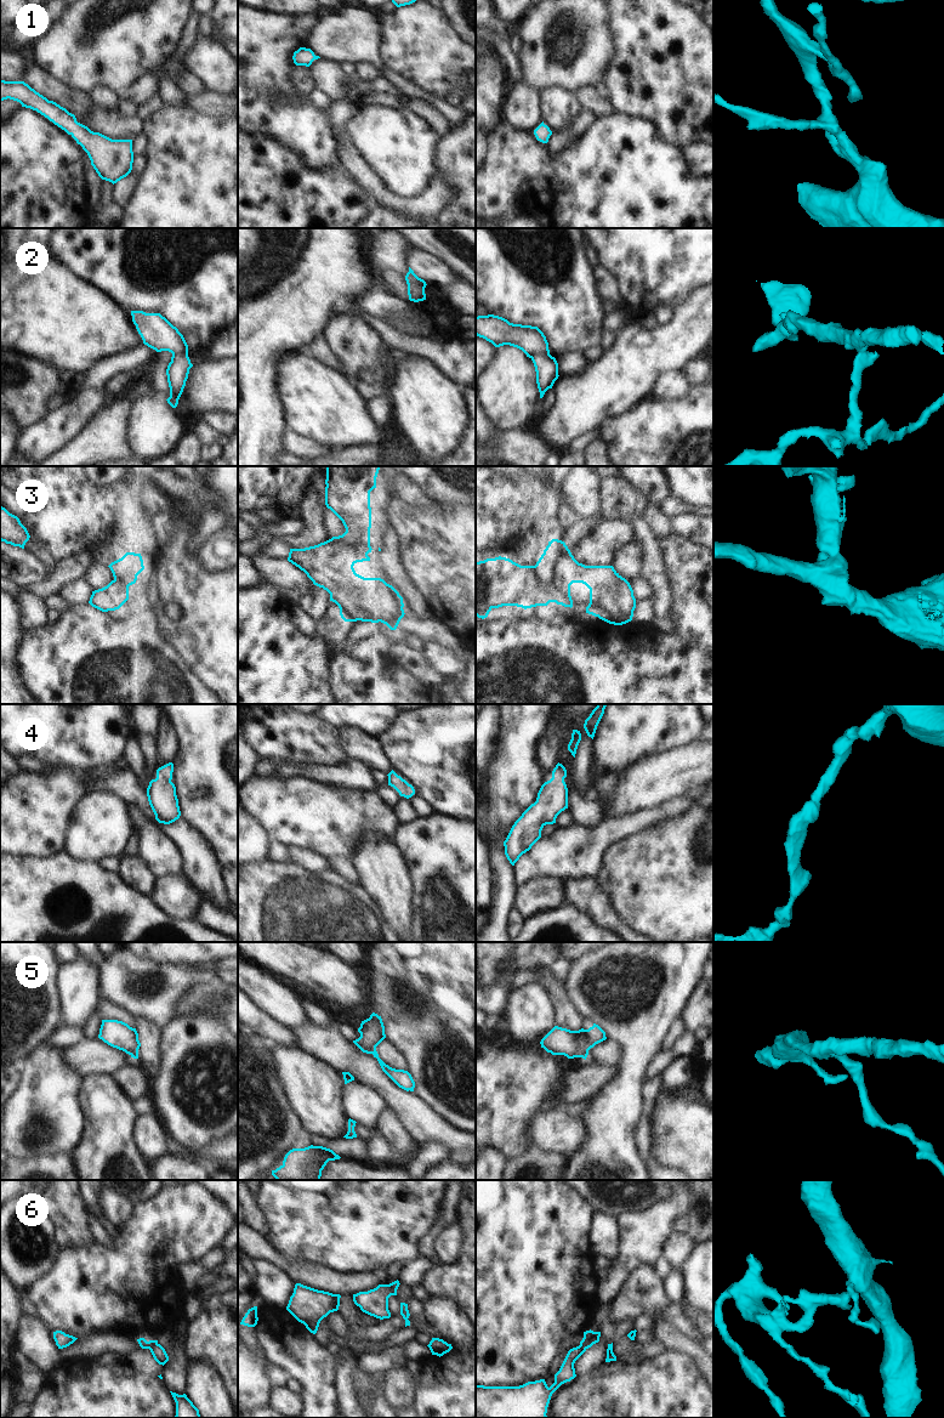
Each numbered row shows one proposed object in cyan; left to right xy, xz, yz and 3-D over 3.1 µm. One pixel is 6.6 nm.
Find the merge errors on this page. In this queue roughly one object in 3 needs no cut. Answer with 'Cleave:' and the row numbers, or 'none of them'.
Cleave: 2, 3, 5, 6

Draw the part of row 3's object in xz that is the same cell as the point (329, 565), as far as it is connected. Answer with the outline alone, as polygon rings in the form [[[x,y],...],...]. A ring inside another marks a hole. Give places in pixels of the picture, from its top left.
[[[370,528],[346,541],[331,538],[314,546],[290,549],[288,561],[330,594],[345,622],[381,622],[396,630],[405,614],[403,597],[383,579],[364,578],[353,568],[357,562],[370,561]]]

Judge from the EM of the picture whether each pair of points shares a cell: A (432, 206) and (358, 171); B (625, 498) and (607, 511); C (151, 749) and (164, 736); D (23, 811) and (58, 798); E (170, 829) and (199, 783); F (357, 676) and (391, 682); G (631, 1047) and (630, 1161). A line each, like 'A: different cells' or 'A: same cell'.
A: same cell
B: same cell
C: different cells
D: same cell
E: different cells
F: same cell
G: same cell

